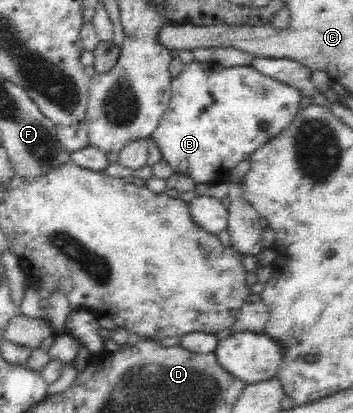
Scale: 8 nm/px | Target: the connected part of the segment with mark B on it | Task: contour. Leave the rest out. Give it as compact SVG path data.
M216 60L211 62L197 62L192 61L186 63L183 69L172 79L172 92L169 105L161 117L161 122L158 128L150 133L149 136L156 142L156 146L160 149L161 159L171 166L175 173L181 173L182 175L190 176L197 183L217 182L224 180L226 175L229 174L231 168L234 168L238 162L252 156L257 148L265 145L271 138L274 138L277 134L280 134L288 125L292 124L298 114L300 114L300 99L302 93L298 89L292 86L288 86L286 83L274 80L265 74L260 73L251 64L244 66L232 66L223 67Z

